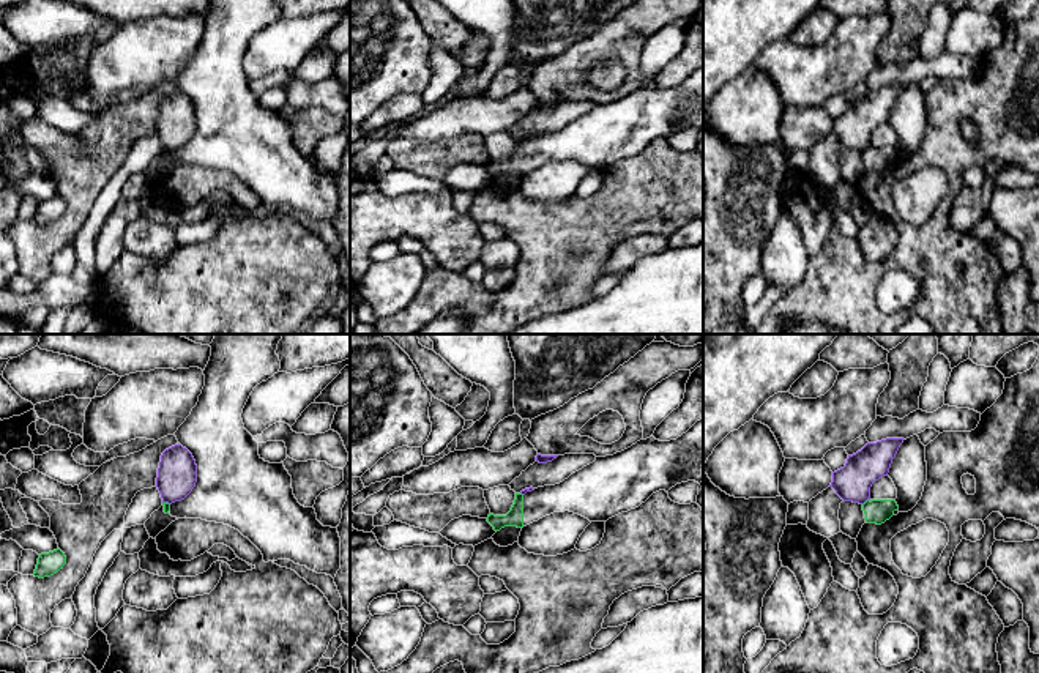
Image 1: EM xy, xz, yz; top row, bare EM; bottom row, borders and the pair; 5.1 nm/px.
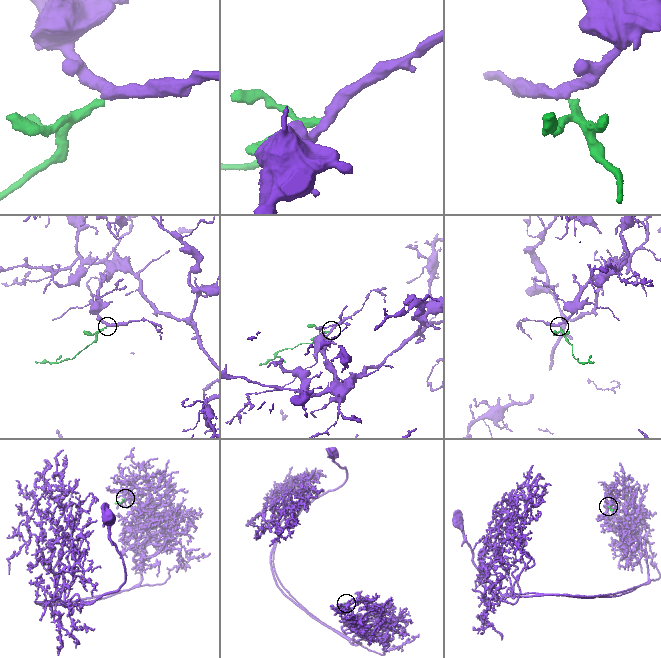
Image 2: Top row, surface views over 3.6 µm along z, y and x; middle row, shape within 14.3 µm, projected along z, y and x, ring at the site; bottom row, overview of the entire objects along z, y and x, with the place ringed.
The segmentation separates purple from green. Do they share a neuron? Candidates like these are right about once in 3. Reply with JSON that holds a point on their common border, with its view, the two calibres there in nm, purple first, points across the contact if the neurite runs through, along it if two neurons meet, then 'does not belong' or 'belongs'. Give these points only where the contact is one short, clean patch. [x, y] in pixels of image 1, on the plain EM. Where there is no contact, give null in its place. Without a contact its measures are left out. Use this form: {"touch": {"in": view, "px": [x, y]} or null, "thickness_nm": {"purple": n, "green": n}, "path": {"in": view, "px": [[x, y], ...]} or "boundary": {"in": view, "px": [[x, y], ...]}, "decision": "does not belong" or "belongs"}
{"touch": {"in": "yz", "px": [866, 147]}, "thickness_nm": {"purple": 190, "green": 130}, "boundary": {"in": "yz", "px": [[867, 145], [863, 152]]}, "decision": "does not belong"}

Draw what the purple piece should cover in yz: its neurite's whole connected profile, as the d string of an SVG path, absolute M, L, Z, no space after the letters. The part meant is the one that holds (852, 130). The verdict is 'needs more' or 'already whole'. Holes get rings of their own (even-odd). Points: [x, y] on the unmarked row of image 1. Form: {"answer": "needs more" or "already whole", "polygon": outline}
{"answer": "already whole", "polygon": "M886 85L867 90L861 98L848 102L843 115L832 120L829 134L843 148L864 151L870 147L870 134L875 128L888 123L892 106L896 104L903 85Z"}

